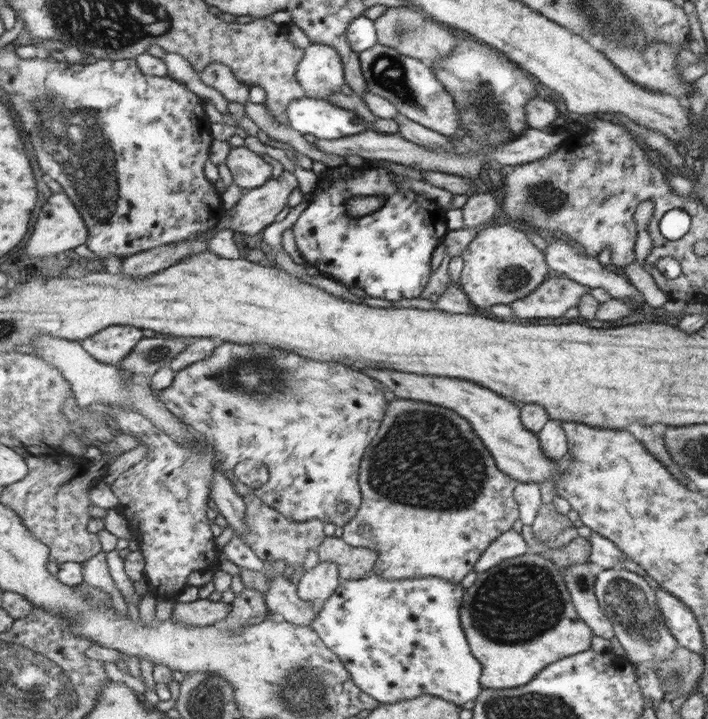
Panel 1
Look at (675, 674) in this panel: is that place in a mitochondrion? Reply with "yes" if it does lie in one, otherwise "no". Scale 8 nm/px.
yes

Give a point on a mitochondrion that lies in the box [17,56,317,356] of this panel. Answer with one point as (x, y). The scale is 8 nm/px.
(89, 163)

